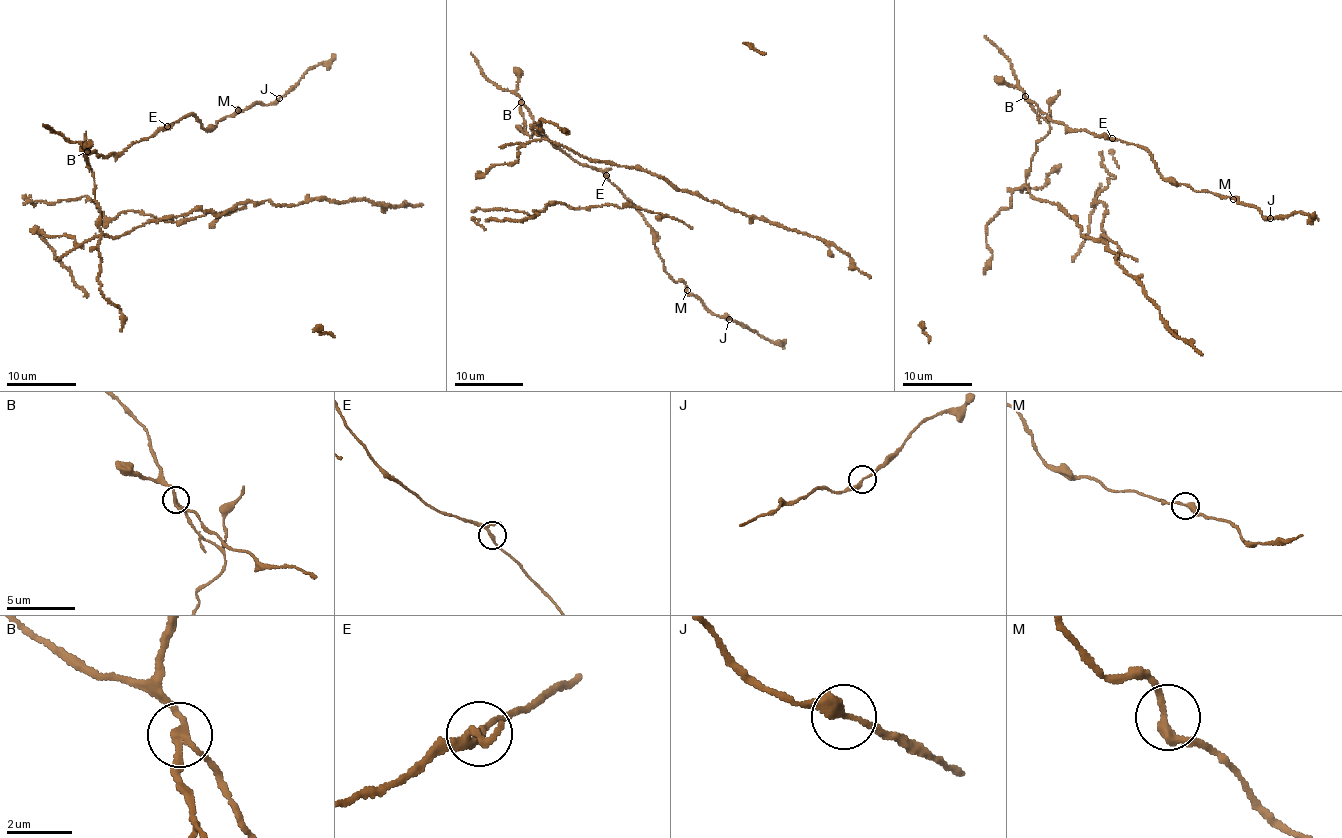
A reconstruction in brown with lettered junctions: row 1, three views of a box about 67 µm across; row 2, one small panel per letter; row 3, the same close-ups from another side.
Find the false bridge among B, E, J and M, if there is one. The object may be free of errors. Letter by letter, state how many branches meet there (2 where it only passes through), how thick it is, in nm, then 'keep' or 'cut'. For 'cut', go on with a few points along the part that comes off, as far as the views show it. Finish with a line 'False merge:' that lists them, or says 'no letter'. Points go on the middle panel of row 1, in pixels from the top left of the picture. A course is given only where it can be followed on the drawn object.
B: 3 branches meet; 200 nm thick; cut
E: 3 branches meet; 200 nm thick; keep
J: 2 branches meet; 280 nm thick; keep
M: 2 branches meet; 280 nm thick; keep
False merge: B

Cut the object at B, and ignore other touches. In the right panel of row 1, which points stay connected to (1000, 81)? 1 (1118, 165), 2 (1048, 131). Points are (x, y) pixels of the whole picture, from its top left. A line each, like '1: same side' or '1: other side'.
1: other side
2: other side

